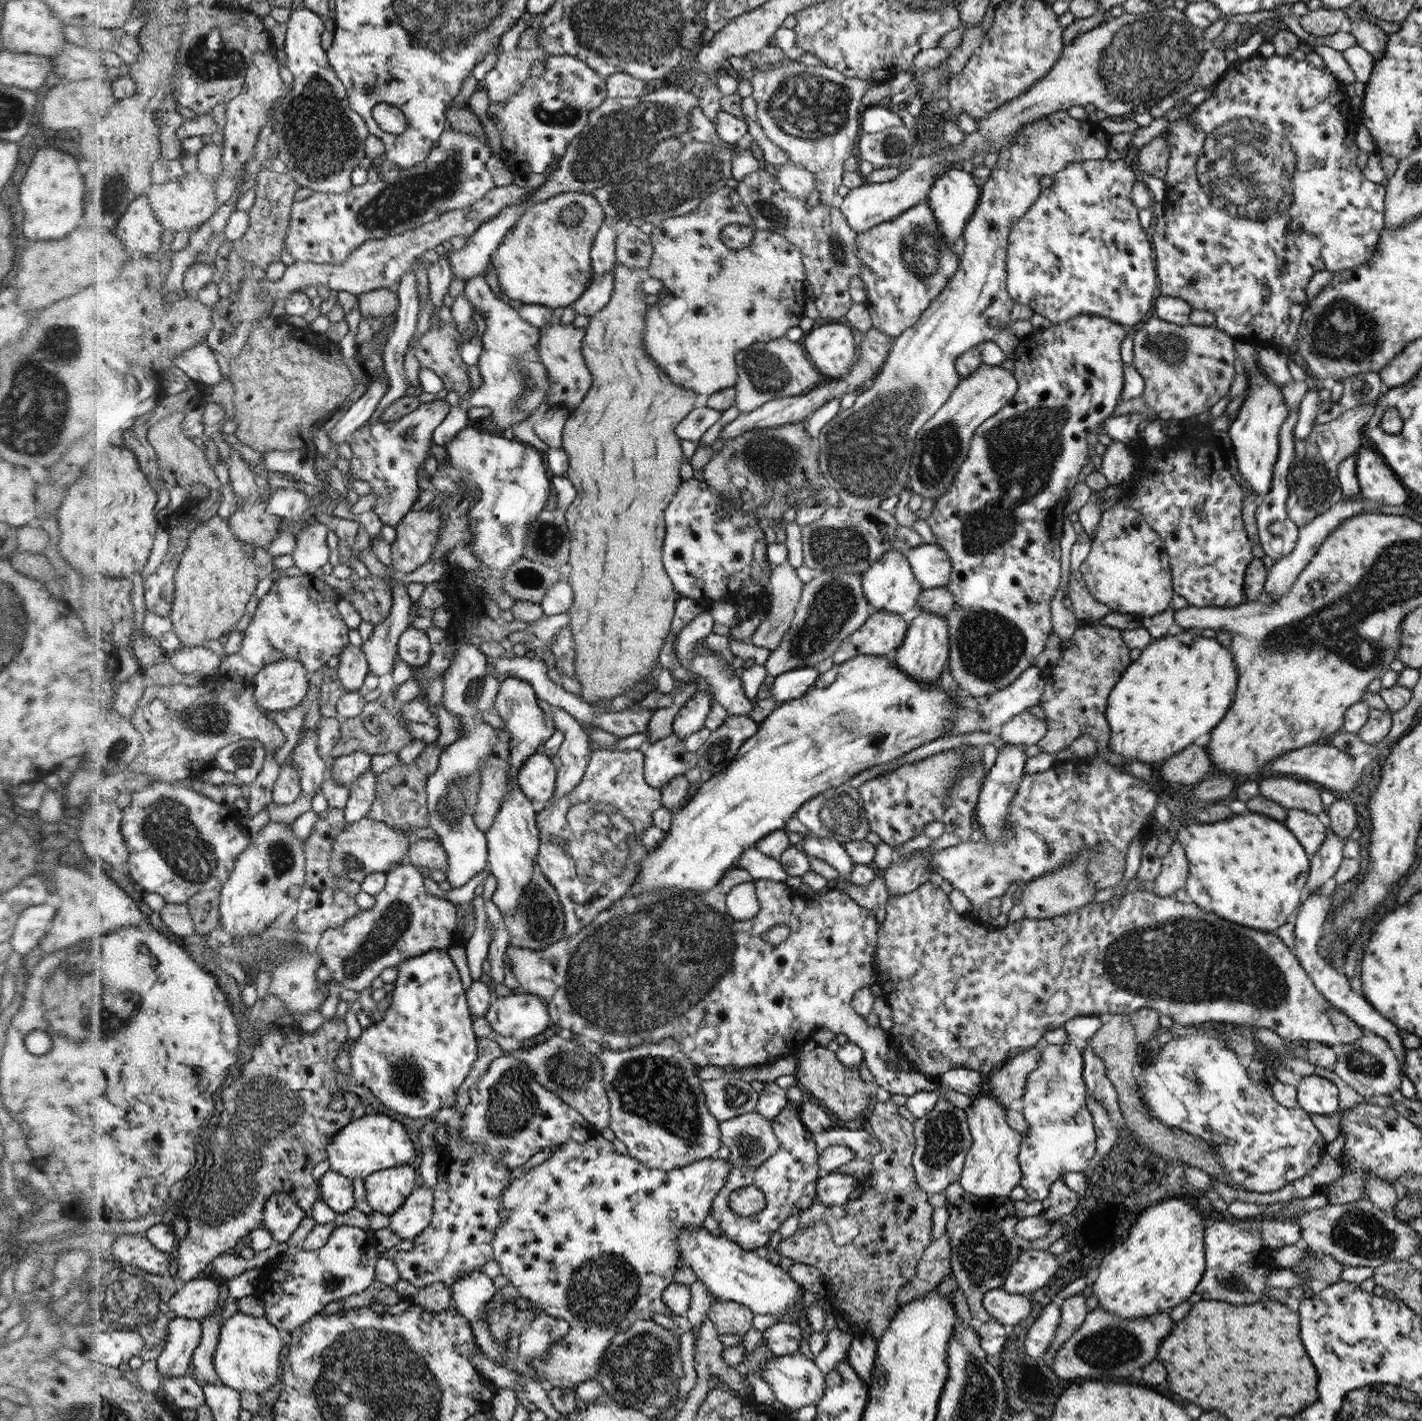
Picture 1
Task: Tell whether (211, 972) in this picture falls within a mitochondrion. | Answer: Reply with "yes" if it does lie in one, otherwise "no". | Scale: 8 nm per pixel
no

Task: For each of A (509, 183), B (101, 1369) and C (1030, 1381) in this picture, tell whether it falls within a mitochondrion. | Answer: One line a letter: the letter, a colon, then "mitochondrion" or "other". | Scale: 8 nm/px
A: other
B: other
C: other

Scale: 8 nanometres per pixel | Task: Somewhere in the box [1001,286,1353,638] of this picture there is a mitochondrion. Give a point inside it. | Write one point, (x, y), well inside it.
(1312, 485)

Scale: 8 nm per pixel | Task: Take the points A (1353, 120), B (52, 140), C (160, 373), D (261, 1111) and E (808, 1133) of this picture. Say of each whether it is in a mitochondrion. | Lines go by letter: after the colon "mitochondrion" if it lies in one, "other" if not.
A: other
B: other
C: other
D: mitochondrion
E: other

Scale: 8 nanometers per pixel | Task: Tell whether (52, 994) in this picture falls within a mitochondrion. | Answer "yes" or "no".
yes

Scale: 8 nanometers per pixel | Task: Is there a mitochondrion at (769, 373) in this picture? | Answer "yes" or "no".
yes

